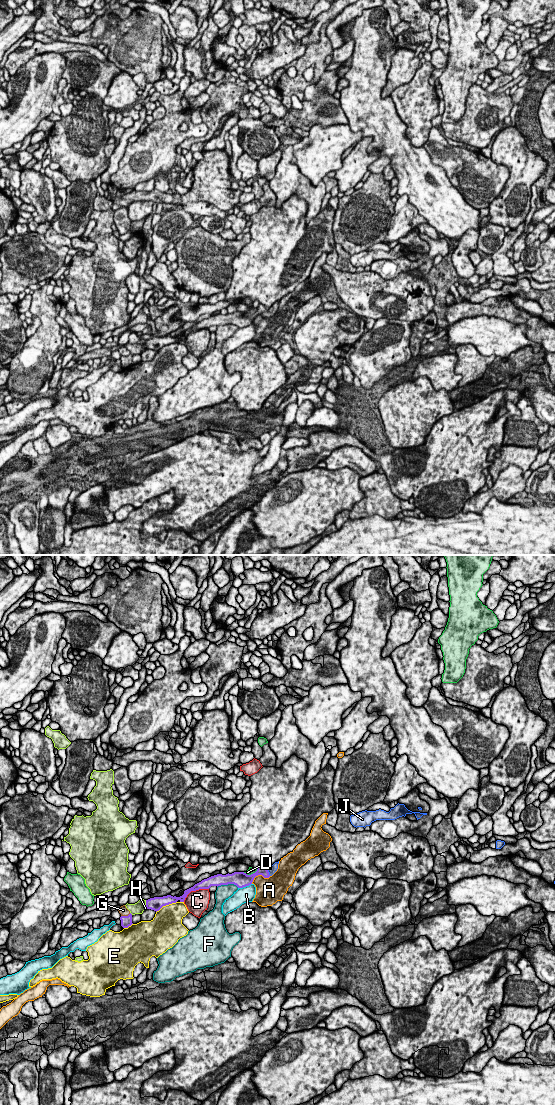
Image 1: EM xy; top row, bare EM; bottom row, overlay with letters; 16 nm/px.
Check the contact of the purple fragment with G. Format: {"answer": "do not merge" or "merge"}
{"answer": "do not merge"}

